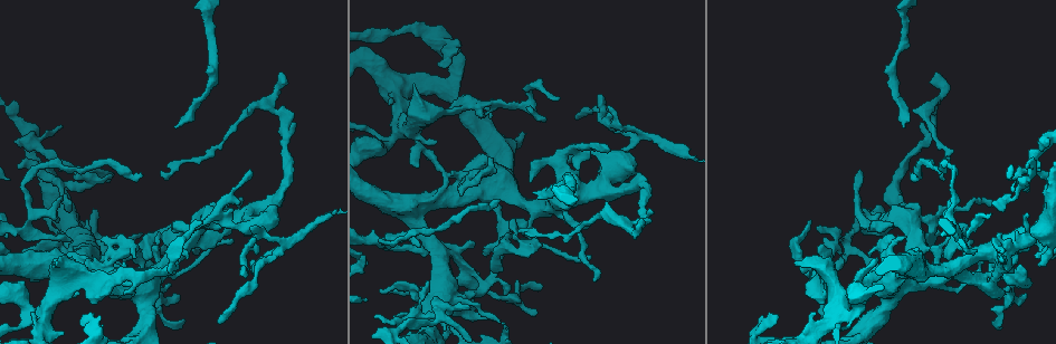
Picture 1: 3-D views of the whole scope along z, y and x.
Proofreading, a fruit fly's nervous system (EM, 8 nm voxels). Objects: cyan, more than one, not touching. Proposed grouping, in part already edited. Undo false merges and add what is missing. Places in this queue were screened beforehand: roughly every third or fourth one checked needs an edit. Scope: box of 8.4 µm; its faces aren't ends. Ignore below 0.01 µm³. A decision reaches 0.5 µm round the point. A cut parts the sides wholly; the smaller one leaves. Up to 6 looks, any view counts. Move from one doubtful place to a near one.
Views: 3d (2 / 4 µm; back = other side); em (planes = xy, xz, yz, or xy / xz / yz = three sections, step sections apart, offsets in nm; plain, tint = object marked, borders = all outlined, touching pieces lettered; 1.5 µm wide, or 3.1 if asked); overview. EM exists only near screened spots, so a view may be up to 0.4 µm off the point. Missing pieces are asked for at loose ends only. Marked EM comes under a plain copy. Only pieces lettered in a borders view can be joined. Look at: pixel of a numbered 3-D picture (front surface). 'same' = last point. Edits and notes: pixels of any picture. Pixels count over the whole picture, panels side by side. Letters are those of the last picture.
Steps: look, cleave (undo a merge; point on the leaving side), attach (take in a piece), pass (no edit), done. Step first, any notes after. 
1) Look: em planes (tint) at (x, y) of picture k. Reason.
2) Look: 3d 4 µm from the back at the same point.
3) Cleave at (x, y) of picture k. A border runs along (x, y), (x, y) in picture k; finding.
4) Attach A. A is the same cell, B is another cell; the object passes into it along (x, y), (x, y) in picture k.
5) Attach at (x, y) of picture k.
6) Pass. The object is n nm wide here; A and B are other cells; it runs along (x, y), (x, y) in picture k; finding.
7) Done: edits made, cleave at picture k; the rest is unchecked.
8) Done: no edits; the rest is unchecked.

Look: em xz step 4 (borders) at (393, 316) of picture 1. Free end.

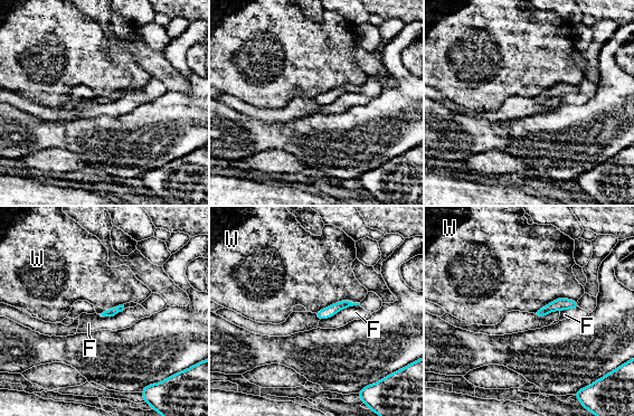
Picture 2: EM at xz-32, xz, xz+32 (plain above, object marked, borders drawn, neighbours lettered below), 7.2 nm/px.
Look: em planes (borders) at the same point. Cut it another way.

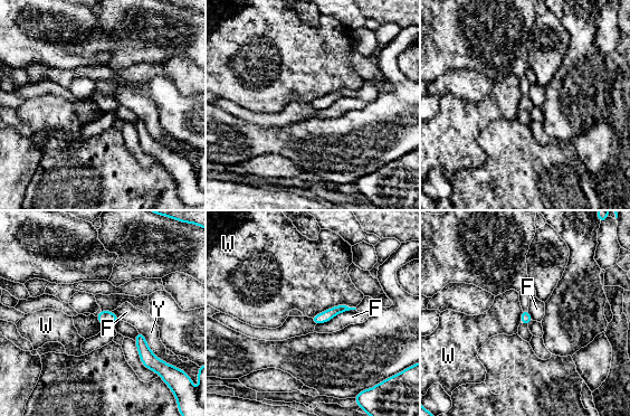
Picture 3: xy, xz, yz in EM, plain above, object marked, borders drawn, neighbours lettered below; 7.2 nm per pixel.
Pass. F, W and Y are other cells; a border runs along (354, 306), (334, 305), (312, 318) in picture 3; none of them fits.

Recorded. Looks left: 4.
Look: 3d 2 µm at (635, 170) of picture 1. Stops while still wide.

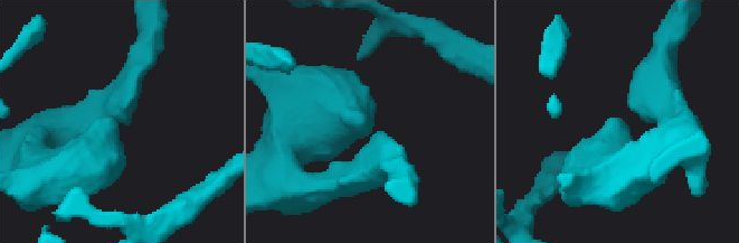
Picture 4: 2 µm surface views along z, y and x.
Look: em xy step 8 (borders) at (366, 125) of picture 4.

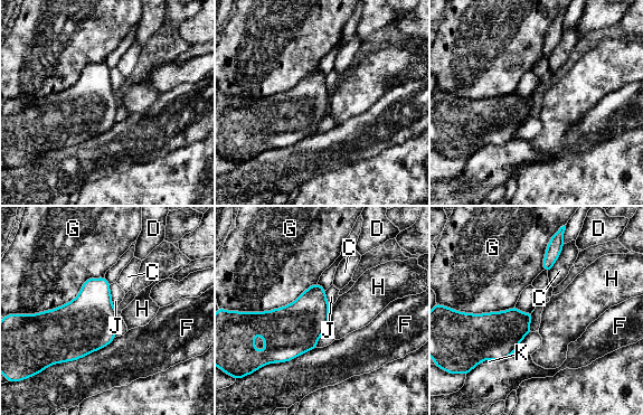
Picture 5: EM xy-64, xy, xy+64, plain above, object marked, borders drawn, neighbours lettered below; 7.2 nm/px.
Pass. C, D, F, G, H, J and K are other cells; a border runs along (330, 305), (329, 326), (327, 328) in picture 5; no lettered piece goes on from it.

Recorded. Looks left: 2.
Look: em planes (borders) at (176, 274) of picture 1. Thick turns thin.

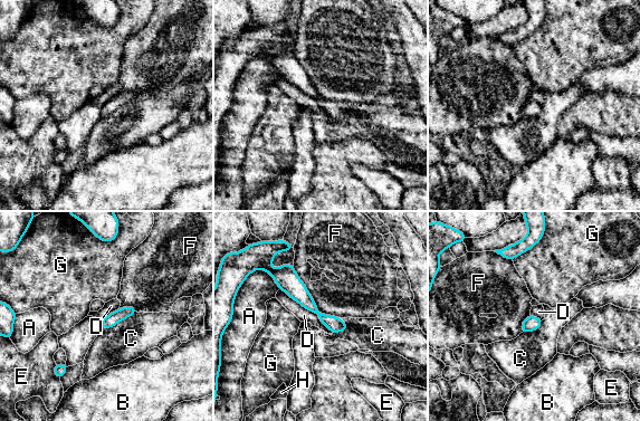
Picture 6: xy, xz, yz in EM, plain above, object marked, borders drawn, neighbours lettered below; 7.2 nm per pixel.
Pass. A, B, C, D, E, F, G and H are other cells; it runs along (273, 273), (343, 327) in picture 6; continuous, no second neuron.

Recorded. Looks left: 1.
Done: no edits; the rest is unchecked.

